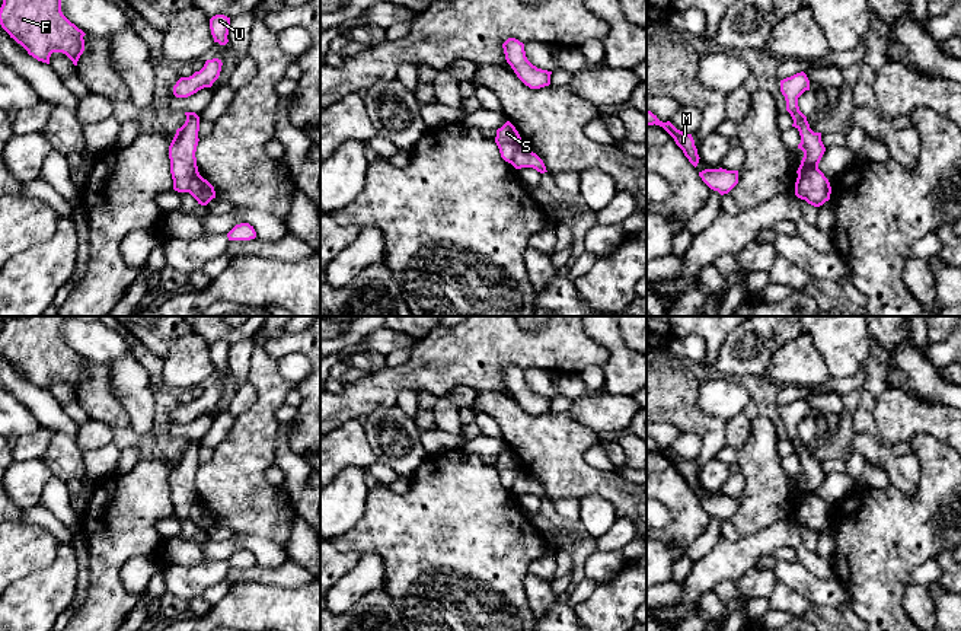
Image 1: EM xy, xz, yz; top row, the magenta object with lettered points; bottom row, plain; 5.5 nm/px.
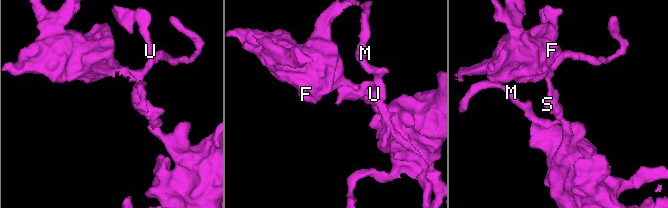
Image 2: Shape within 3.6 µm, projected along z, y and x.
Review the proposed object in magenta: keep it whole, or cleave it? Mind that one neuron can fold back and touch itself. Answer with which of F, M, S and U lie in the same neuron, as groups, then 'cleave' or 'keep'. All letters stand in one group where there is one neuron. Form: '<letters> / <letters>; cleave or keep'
F S U / M; cleave

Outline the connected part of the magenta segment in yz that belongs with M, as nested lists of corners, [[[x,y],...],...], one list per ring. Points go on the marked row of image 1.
[[[646,109],[646,127],[654,124],[663,127],[674,138],[676,144],[683,150],[684,156],[696,168],[700,157],[697,154],[692,134],[686,134],[677,130],[670,121],[660,121],[657,115]]]

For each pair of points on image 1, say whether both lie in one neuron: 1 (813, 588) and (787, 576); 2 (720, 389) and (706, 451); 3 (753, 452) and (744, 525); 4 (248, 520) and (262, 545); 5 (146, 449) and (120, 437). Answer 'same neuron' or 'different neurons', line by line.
1: same neuron
2: different neurons
3: same neuron
4: different neurons
5: same neuron

